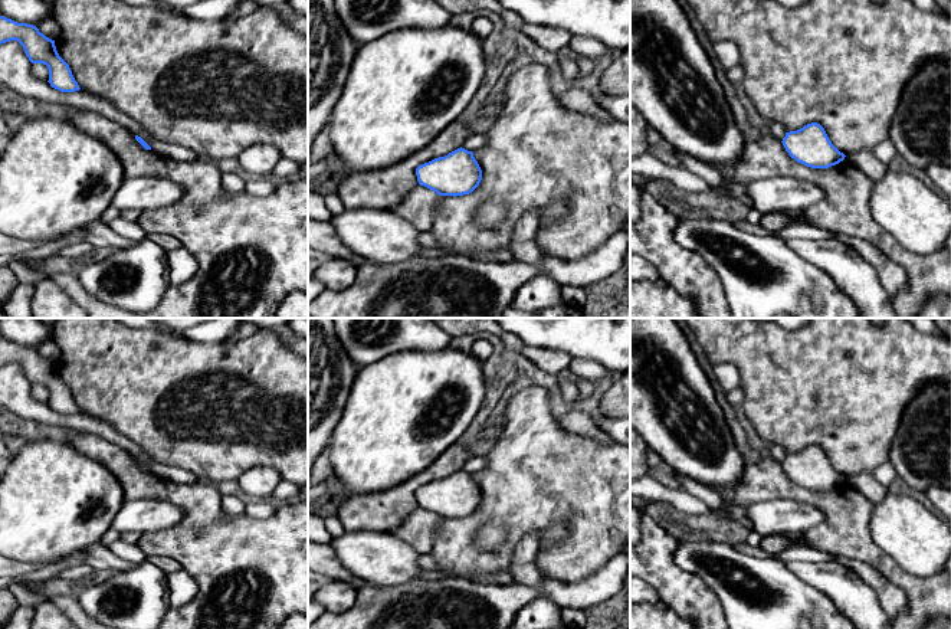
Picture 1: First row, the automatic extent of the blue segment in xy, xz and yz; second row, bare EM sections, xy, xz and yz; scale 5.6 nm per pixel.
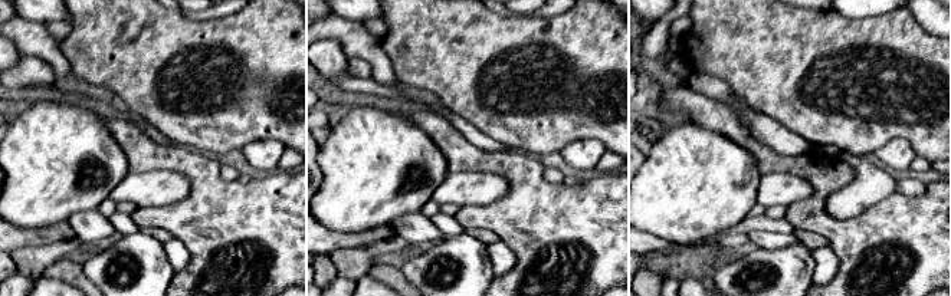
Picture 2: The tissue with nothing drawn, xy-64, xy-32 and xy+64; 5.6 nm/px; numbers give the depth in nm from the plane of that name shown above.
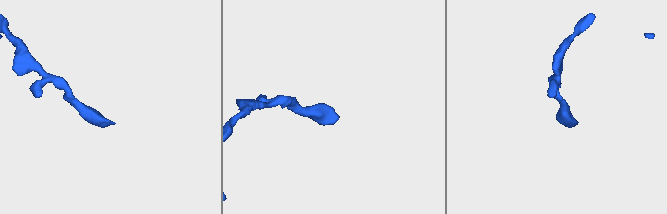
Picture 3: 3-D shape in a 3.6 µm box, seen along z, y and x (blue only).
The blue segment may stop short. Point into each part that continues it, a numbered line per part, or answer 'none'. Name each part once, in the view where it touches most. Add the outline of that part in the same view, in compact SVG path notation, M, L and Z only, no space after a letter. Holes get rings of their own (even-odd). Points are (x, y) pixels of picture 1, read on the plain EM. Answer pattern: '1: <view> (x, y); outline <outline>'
none

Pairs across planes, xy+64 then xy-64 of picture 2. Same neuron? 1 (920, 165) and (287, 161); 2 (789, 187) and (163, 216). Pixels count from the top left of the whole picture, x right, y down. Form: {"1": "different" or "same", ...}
{"1": "same", "2": "different"}

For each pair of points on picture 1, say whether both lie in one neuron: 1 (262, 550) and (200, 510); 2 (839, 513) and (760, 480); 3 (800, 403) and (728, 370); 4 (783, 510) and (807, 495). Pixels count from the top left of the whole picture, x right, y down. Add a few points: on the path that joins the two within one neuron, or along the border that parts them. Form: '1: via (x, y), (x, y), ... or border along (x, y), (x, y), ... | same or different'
1: via (246, 550), (240, 550), (216, 526) | same
2: via (819, 498), (780, 485) | same
3: border along (715, 364), (731, 363), (738, 372), (740, 385) | different
4: border along (764, 500), (812, 503), (823, 521) | different

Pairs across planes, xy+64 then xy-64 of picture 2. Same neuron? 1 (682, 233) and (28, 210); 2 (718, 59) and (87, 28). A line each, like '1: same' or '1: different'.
1: same
2: same

